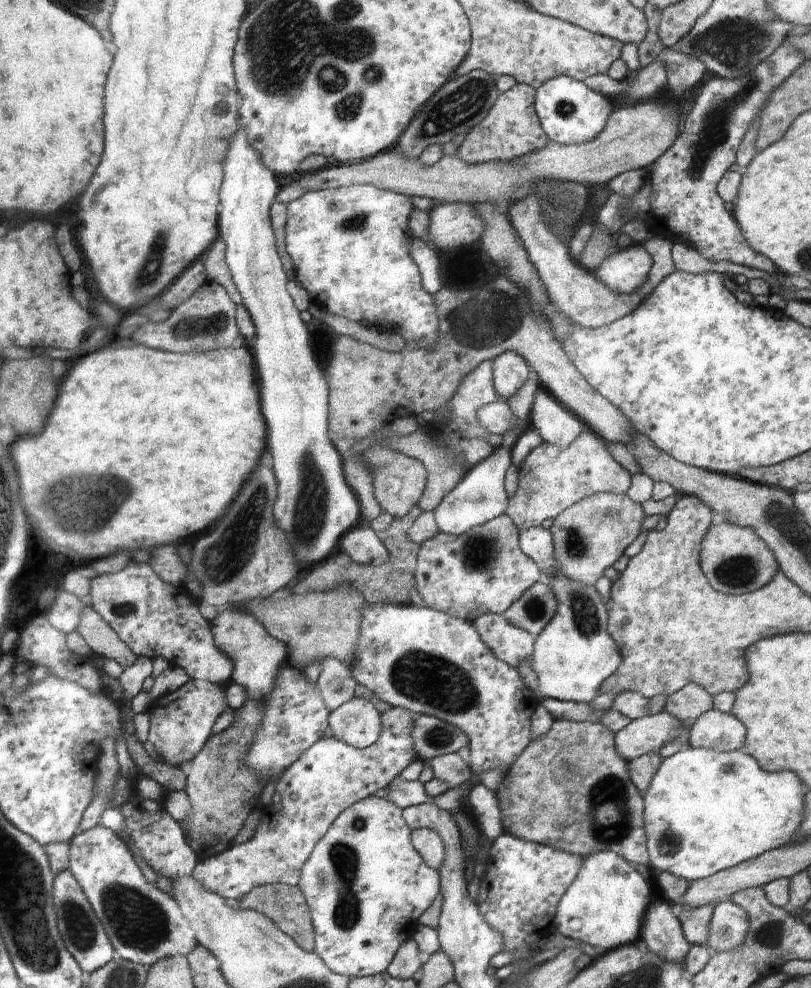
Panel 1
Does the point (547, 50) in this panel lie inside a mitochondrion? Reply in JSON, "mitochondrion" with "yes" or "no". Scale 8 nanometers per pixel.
{"mitochondrion":"no"}

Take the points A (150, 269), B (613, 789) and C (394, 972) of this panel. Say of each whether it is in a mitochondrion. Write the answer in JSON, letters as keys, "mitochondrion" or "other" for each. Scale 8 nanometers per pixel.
{"A":"mitochondrion","B":"mitochondrion","C":"other"}

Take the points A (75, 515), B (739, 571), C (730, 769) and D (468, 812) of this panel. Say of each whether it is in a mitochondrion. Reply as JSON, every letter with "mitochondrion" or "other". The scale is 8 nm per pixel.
{"A":"mitochondrion","B":"mitochondrion","C":"mitochondrion","D":"other"}

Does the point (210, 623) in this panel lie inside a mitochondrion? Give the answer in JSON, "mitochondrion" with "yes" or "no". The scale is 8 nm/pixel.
{"mitochondrion":"no"}

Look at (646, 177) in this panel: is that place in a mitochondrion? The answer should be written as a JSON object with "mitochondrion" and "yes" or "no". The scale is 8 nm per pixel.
{"mitochondrion":"no"}

